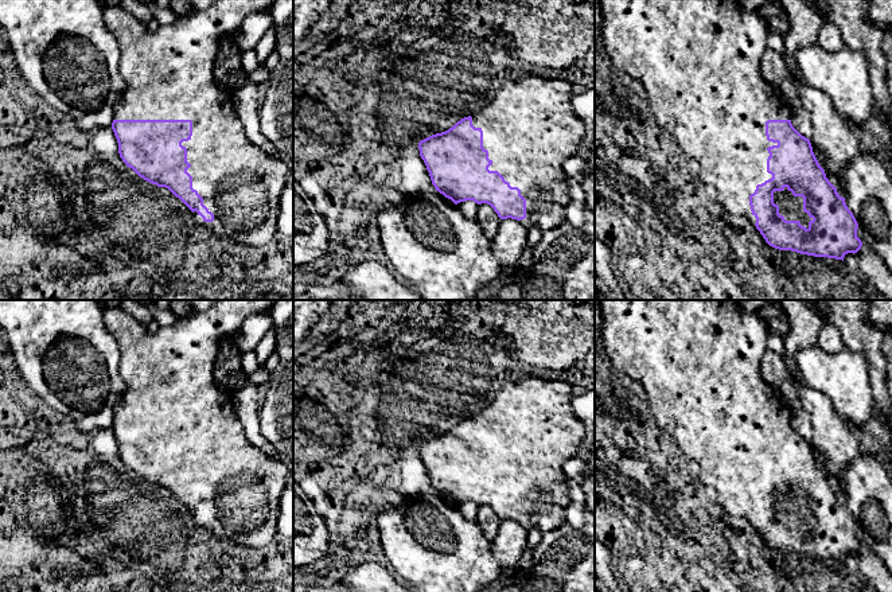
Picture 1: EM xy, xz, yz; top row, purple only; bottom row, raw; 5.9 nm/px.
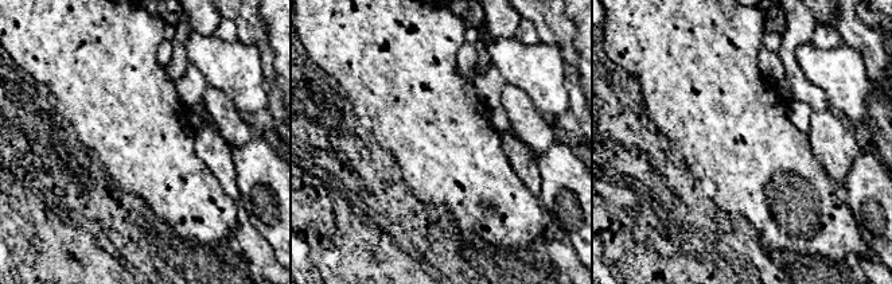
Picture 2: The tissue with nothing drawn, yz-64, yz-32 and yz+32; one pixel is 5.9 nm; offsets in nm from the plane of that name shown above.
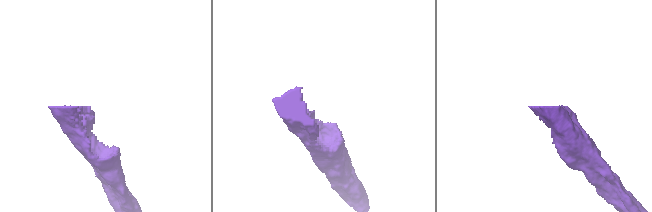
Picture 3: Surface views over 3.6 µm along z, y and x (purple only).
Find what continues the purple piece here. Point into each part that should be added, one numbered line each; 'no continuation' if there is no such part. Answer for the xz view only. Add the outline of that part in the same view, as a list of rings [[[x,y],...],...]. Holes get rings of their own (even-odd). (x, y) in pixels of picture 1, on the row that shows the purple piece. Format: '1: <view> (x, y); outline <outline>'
1: xz (529, 127); outline [[[527,75],[506,82],[492,98],[471,114],[472,125],[483,131],[483,148],[488,151],[492,164],[490,171],[498,171],[511,187],[518,187],[526,199],[526,218],[519,222],[526,227],[538,226],[544,233],[566,222],[564,209],[572,202],[565,184],[562,161],[579,155],[585,125],[572,106],[572,83],[560,78]]]

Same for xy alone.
1: xy (167, 73); outline [[[215,0],[207,9],[191,9],[186,16],[178,16],[168,26],[159,26],[149,31],[145,24],[122,9],[120,5],[106,7],[102,16],[108,30],[116,38],[121,52],[118,71],[124,81],[124,90],[114,105],[114,120],[191,120],[192,136],[182,145],[187,148],[187,161],[191,167],[187,172],[192,176],[192,188],[203,198],[203,205],[214,214],[213,222],[205,222],[194,211],[194,221],[207,227],[219,238],[227,238],[244,246],[262,246],[268,244],[277,229],[280,198],[287,180],[289,167],[256,144],[245,132],[231,96],[221,90],[213,74],[214,63],[219,52],[221,40],[234,36],[245,17],[260,11],[269,11],[273,0]]]

